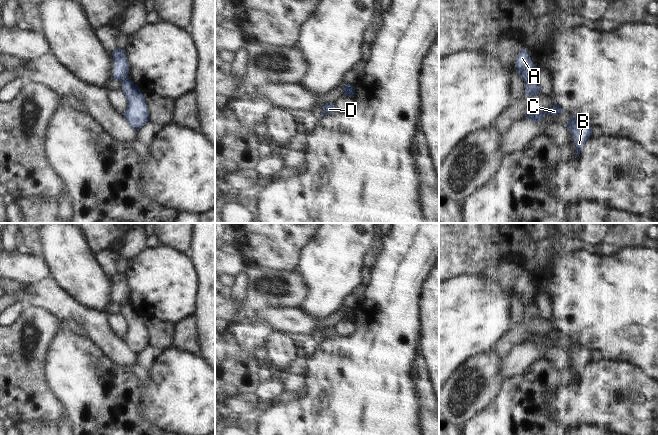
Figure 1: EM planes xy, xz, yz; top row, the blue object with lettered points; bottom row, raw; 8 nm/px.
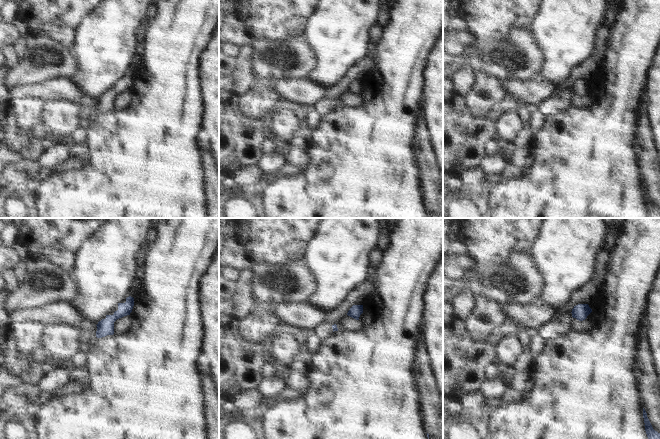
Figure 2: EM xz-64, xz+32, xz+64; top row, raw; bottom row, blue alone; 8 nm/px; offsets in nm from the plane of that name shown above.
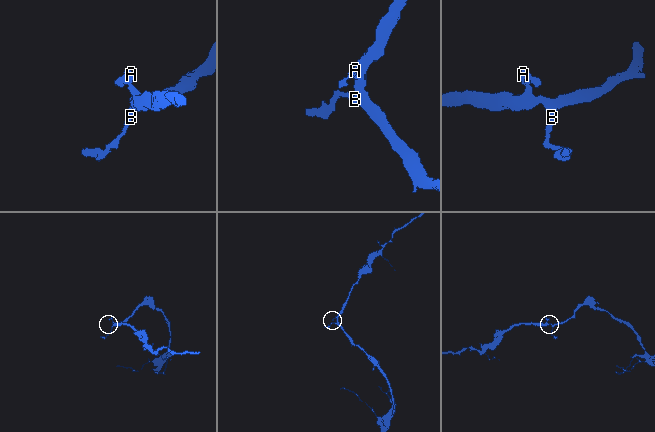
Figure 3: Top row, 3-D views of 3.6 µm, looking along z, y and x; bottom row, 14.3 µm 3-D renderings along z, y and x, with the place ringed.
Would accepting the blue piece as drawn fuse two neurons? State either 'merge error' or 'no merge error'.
merge error

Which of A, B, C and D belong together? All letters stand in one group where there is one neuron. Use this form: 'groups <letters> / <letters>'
groups A D / B C

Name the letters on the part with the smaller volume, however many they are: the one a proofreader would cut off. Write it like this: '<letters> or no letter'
A, D

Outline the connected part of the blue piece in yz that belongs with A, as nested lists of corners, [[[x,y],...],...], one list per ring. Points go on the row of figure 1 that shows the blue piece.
[[[523,48],[516,57],[515,67],[518,75],[525,81],[534,78],[536,65],[532,62],[529,51]]]

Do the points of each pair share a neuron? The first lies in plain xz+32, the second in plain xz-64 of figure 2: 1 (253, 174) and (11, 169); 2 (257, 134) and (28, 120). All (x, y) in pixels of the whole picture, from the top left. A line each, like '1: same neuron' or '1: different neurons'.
1: same neuron
2: different neurons

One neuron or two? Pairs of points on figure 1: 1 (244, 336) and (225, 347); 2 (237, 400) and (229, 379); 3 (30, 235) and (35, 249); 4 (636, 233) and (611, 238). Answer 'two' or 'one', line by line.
1: two
2: two
3: one
4: one

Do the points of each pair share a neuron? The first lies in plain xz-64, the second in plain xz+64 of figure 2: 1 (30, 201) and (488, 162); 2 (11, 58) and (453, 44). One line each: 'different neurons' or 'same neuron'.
1: different neurons
2: same neuron

